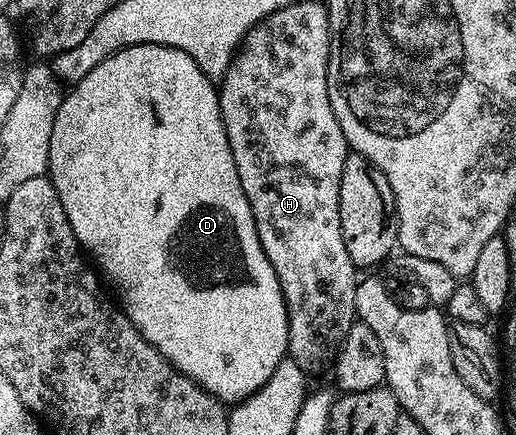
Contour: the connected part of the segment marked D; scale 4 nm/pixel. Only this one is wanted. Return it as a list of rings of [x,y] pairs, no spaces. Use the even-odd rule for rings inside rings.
[[[144,42],[141,44],[126,44],[121,48],[115,49],[113,54],[109,54],[104,61],[96,64],[96,68],[92,68],[92,72],[88,72],[88,76],[84,76],[80,81],[73,83],[71,90],[74,91],[71,94],[69,91],[63,97],[60,104],[60,112],[56,112],[56,124],[52,124],[52,144],[50,145],[50,169],[48,171],[48,177],[51,184],[56,188],[56,196],[60,196],[60,204],[64,204],[64,216],[68,216],[68,224],[76,236],[78,245],[93,259],[96,266],[96,261],[98,261],[99,267],[97,266],[97,269],[101,271],[104,278],[104,273],[106,273],[107,279],[105,278],[105,281],[107,283],[110,281],[114,285],[114,290],[118,293],[119,298],[117,298],[117,301],[124,307],[126,317],[142,333],[144,340],[148,340],[148,344],[155,346],[178,371],[184,376],[188,376],[196,384],[203,386],[210,394],[216,395],[222,403],[237,404],[243,402],[248,396],[255,394],[261,386],[268,384],[272,372],[276,372],[276,368],[287,357],[287,350],[289,348],[289,316],[286,311],[285,298],[282,295],[281,282],[276,276],[272,264],[268,264],[268,256],[264,256],[264,248],[260,244],[260,236],[256,232],[252,208],[248,204],[248,196],[244,196],[244,188],[240,184],[240,172],[236,172],[236,160],[232,160],[232,148],[228,144],[228,136],[224,132],[222,113],[218,104],[219,87],[199,68],[196,60],[192,60],[192,56],[188,56],[188,52],[180,52],[180,48],[176,48],[175,46],[157,46],[154,42]]]

